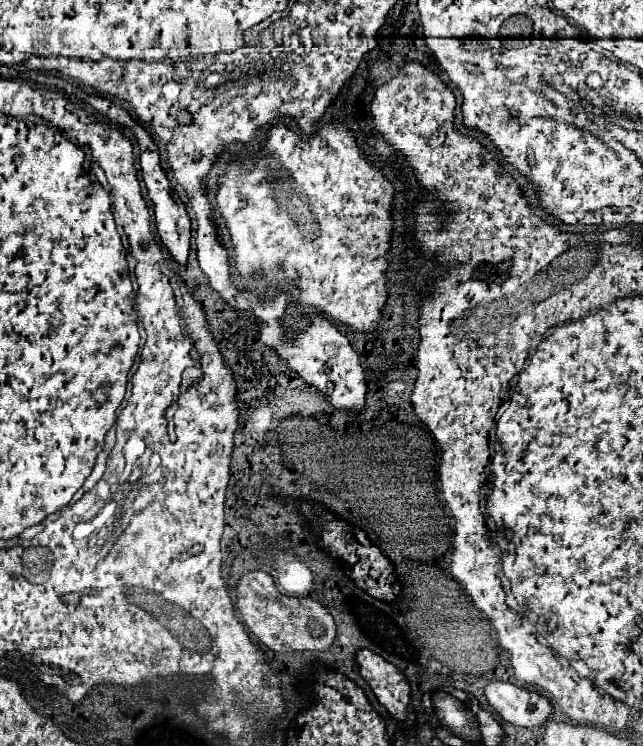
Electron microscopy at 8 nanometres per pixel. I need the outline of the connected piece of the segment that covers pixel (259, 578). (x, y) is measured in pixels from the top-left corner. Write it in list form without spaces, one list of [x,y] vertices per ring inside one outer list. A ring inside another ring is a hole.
[[[245,571],[237,581],[237,609],[249,631],[273,651],[325,651],[335,639],[335,623],[329,611],[311,597],[281,595],[272,576],[264,571]]]

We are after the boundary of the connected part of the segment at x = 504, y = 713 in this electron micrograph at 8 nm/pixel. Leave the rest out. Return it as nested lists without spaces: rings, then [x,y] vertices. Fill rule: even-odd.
[[[489,681],[485,685],[485,697],[507,723],[519,727],[543,725],[551,715],[551,703],[545,697],[509,681]]]

